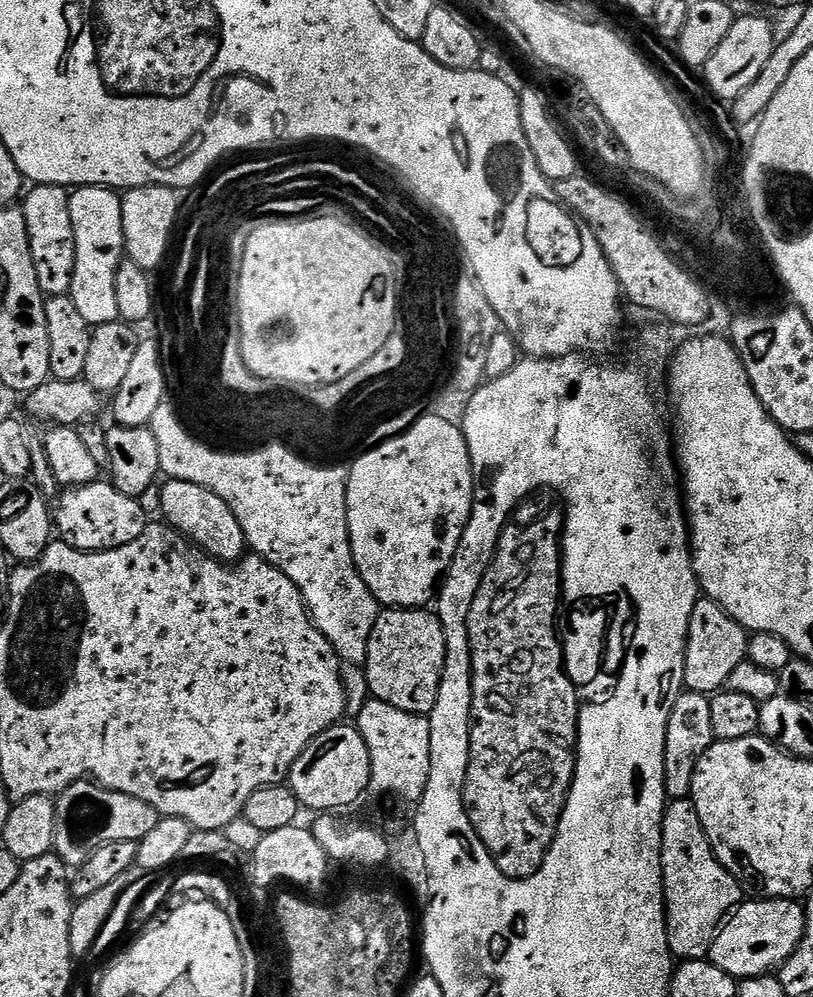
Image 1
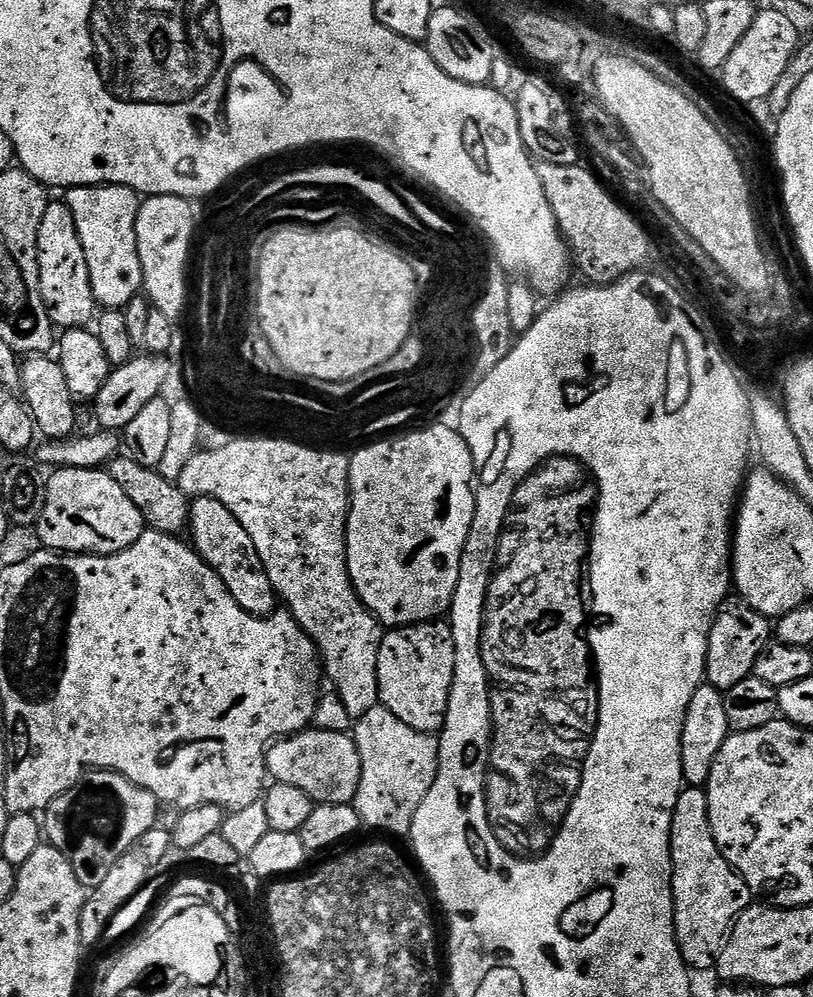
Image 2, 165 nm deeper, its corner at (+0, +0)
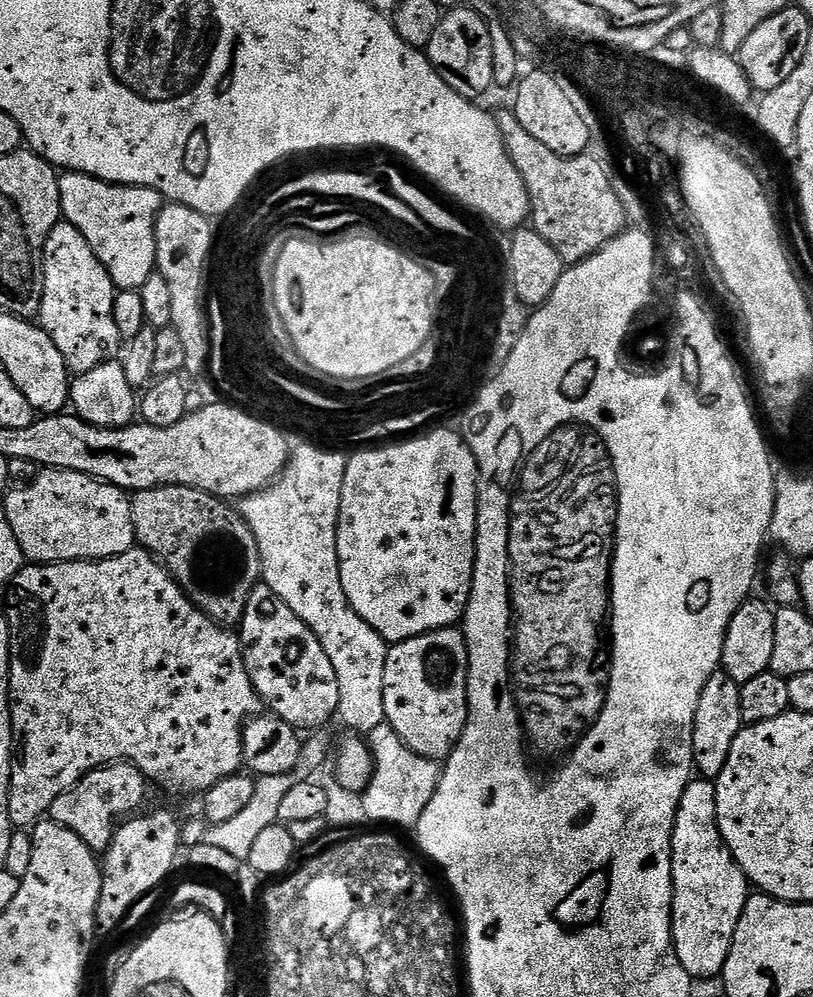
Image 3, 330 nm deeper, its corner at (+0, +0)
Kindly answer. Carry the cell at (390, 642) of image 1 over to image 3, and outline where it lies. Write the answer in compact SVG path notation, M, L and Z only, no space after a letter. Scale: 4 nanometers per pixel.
M459 627L439 628L389 647L384 719L414 754L447 761L468 721L468 647Z

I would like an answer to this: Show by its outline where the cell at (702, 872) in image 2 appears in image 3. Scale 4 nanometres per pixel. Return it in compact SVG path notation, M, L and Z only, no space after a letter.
M693 778L682 794L672 831L672 941L678 962L682 962L684 969L697 981L719 977L723 973L734 942L734 930L738 930L738 918L742 918L749 895L748 877L732 857L732 851L718 830L716 785L711 780Z

